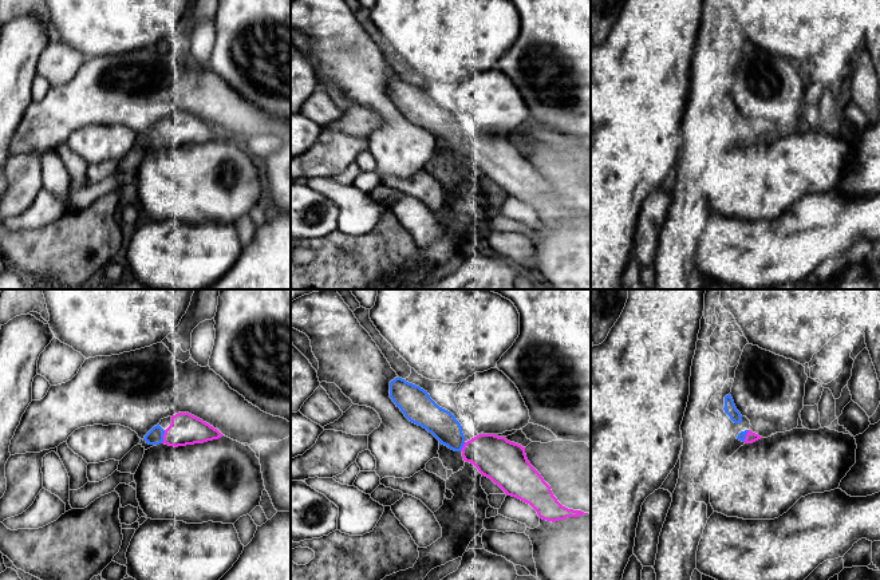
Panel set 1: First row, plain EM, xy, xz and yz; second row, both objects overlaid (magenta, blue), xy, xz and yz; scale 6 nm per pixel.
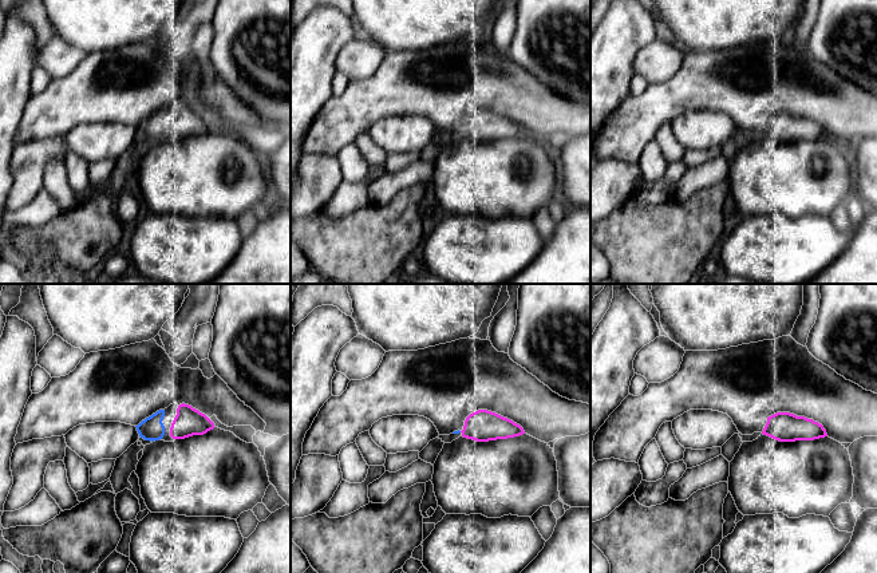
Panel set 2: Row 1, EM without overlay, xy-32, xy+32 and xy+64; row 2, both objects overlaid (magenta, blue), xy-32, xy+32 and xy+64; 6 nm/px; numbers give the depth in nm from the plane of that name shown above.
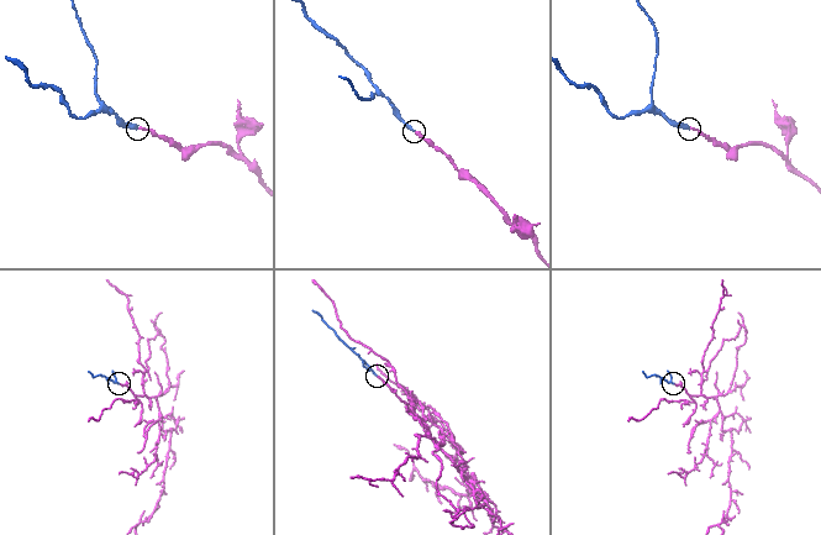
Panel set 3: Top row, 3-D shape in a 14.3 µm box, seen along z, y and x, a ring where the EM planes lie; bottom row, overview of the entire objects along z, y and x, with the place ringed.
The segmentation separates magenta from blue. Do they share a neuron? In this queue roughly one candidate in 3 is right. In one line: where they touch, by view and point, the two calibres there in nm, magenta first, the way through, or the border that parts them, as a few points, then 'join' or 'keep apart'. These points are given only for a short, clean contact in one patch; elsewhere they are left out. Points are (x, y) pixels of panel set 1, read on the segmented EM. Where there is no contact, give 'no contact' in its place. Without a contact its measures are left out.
meets magenta in xy at (164, 437); 190 nm thick on the magenta side, 100 nm on the other; join

